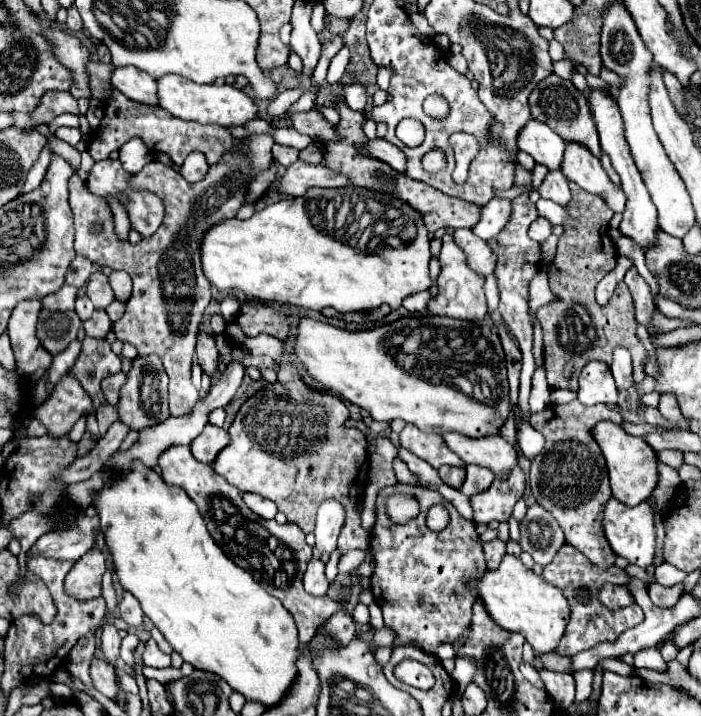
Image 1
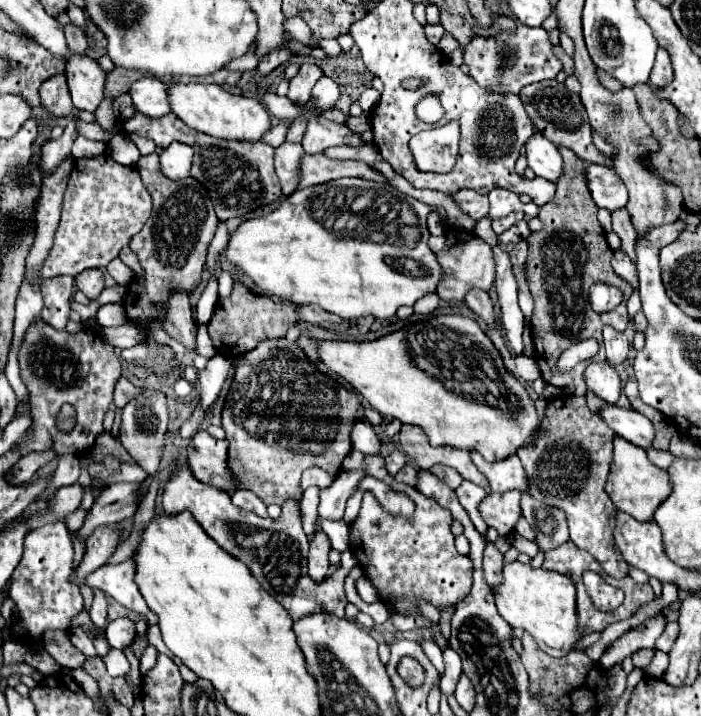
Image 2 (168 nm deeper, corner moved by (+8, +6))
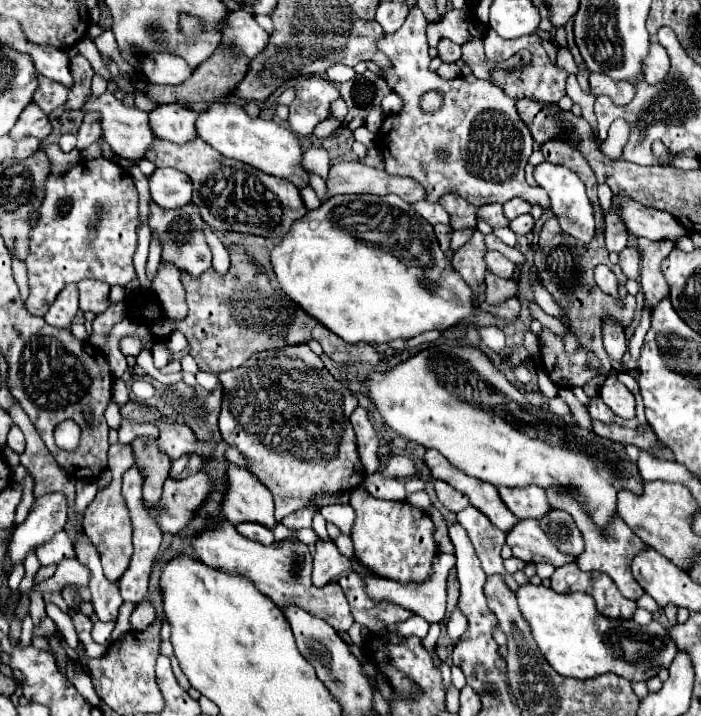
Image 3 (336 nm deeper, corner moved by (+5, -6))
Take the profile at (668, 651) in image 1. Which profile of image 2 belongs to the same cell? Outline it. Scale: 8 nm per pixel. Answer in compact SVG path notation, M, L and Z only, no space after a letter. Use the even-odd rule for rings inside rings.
M655 650L655 656L653 656L651 664L643 668L643 674L651 676L651 678L661 678L663 672L665 672L665 668L667 668L667 654Z

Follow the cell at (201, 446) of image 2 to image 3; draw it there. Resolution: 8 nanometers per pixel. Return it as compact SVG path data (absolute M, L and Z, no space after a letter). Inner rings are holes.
M228 462L226 482L228 488L220 502L220 512L226 520L232 524L238 524L240 520L258 520L258 524L266 524L268 528L276 526L272 496L256 476L246 468Z

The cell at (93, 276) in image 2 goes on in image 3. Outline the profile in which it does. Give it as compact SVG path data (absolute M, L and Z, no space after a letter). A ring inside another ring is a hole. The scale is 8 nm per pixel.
M82 280L78 284L80 290L80 310L90 310L94 314L100 314L108 308L108 292L110 286L106 282L98 282L98 280Z

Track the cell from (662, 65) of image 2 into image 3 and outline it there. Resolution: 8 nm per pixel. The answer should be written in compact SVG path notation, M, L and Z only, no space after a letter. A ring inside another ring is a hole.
M652 42L650 44L650 56L646 58L646 76L644 76L644 80L648 84L658 84L660 80L666 78L668 70L670 70L670 58L666 56L666 50L658 42Z

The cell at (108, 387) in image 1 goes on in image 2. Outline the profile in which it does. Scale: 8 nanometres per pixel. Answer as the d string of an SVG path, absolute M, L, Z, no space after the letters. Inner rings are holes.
M121 378L119 382L117 382L117 386L115 386L115 398L113 398L113 402L115 402L115 406L117 408L123 408L125 404L129 404L135 396L143 396L145 392L141 390L141 386L135 386L135 384L131 384L127 378Z

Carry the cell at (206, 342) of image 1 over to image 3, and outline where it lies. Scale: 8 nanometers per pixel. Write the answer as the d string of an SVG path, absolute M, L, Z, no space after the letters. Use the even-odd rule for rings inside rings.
M160 264L158 274L152 282L152 292L156 294L158 302L162 304L164 314L170 320L182 320L186 318L186 298L184 288L180 282L180 272L176 268L170 268L168 264Z

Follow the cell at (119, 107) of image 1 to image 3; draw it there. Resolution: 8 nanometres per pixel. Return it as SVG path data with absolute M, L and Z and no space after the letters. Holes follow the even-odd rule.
M154 138L144 158L152 160L156 166L178 168L190 176L194 182L192 200L212 230L250 232L266 238L282 238L290 230L290 224L306 214L306 206L302 204L298 188L292 182L270 176L240 160L226 158L200 138L194 138L186 144Z

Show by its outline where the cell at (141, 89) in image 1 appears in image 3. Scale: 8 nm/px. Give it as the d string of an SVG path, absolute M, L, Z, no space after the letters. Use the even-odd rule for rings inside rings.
M158 104L154 110L148 112L148 118L154 136L162 140L184 144L186 140L192 140L196 136L196 112L180 104Z

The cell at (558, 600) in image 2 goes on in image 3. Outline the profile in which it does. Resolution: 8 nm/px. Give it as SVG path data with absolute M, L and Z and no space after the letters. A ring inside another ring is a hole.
M528 582L528 584L518 586L516 598L518 598L522 616L530 624L532 636L534 636L542 656L552 664L552 668L560 676L594 678L598 674L614 672L618 676L624 676L626 680L648 680L648 678L656 676L660 668L668 668L676 656L676 650L674 650L676 644L668 638L666 628L662 624L658 624L654 620L648 626L640 626L634 620L608 620L596 612L594 600L584 592L560 594L560 592L552 590L550 586L544 586L544 584L534 586L532 582Z

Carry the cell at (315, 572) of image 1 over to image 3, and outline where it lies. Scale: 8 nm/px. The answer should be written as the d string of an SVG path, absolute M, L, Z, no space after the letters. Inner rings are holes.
M318 540L312 572L314 586L324 586L346 572L352 572L352 558L342 556L332 540Z

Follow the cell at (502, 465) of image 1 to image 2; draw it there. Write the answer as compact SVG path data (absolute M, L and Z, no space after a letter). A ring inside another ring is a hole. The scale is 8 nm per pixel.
M471 452L471 460L479 468L479 472L483 472L487 476L493 492L503 494L509 490L519 490L519 492L529 490L527 474L517 456L511 456L511 458L505 458L499 462L487 462L477 452Z

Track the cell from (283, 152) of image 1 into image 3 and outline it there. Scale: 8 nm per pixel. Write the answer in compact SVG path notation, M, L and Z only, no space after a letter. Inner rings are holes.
M306 184L306 186L302 186L298 192L300 192L300 196L302 196L302 200L304 200L304 206L306 206L306 208L310 208L310 210L312 210L312 208L318 208L318 206L322 204L322 202L318 200L318 196L316 196L314 188L310 188L308 184Z

